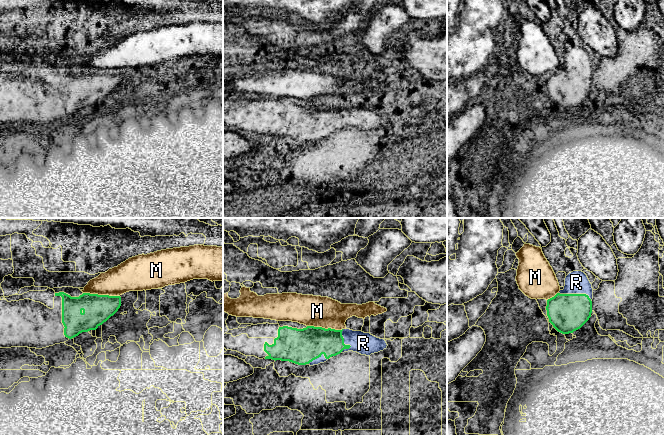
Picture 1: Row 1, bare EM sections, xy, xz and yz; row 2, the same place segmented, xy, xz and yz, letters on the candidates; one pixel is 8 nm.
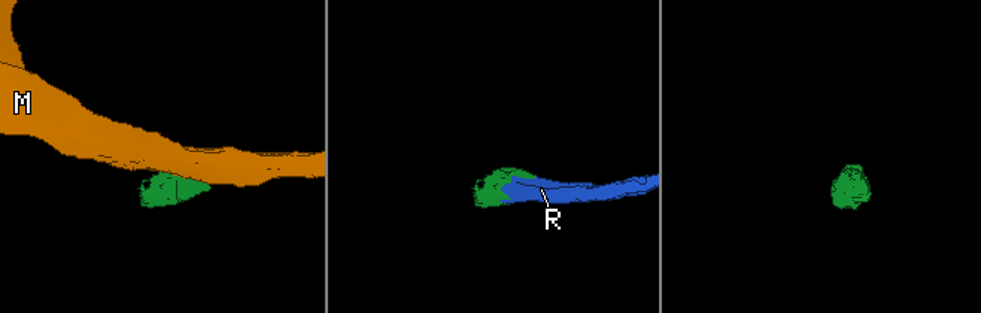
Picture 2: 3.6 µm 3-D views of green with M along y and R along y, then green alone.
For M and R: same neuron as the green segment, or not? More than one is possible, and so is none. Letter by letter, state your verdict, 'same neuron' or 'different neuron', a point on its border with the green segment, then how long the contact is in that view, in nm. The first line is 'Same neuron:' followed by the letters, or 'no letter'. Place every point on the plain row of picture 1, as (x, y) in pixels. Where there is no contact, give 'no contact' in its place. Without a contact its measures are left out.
Same neuron: R
M: different neuron; contact xy (101, 71); length 300 nm
R: same neuron; contact yz (576, 70); length 280 nm

